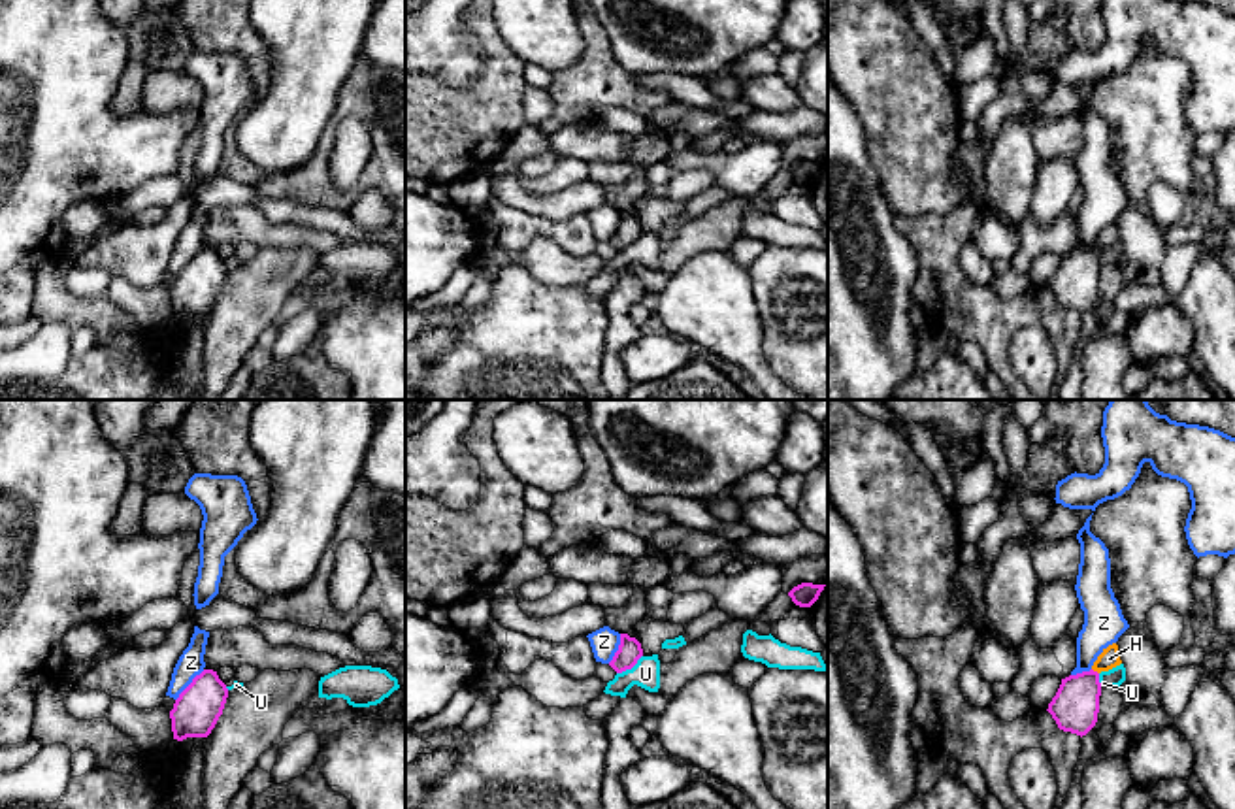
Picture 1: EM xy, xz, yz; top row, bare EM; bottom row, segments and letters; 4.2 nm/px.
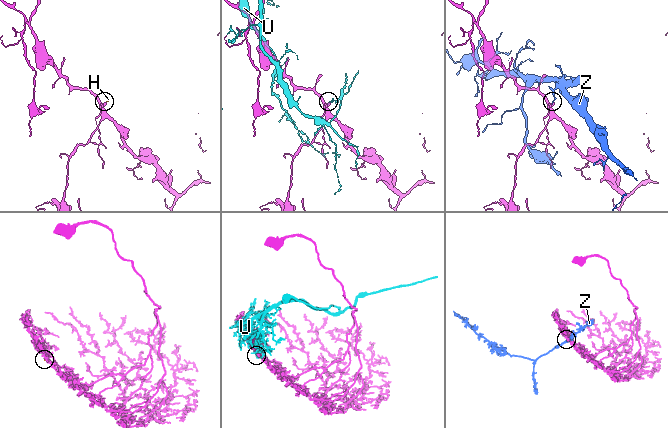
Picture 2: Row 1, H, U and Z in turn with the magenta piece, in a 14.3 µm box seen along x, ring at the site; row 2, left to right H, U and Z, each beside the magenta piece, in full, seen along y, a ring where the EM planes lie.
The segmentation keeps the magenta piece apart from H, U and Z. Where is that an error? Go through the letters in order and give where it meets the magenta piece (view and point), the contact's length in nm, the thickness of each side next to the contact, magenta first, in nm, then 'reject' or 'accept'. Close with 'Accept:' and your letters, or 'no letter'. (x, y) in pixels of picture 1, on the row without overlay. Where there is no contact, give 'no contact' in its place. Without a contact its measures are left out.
H: meets magenta in yz at (1096, 249); contact 40 nm long; 200 nm thick on the magenta side, 90 nm on the other; reject
U: meets magenta in xz at (630, 246); contact 140 nm long; 100 nm thick on the magenta side, 120 nm on the other; reject
Z: meets magenta in xy at (189, 263); contact 180 nm long; 200 nm thick on the magenta side, 110 nm on the other; reject
Accept: no letter

